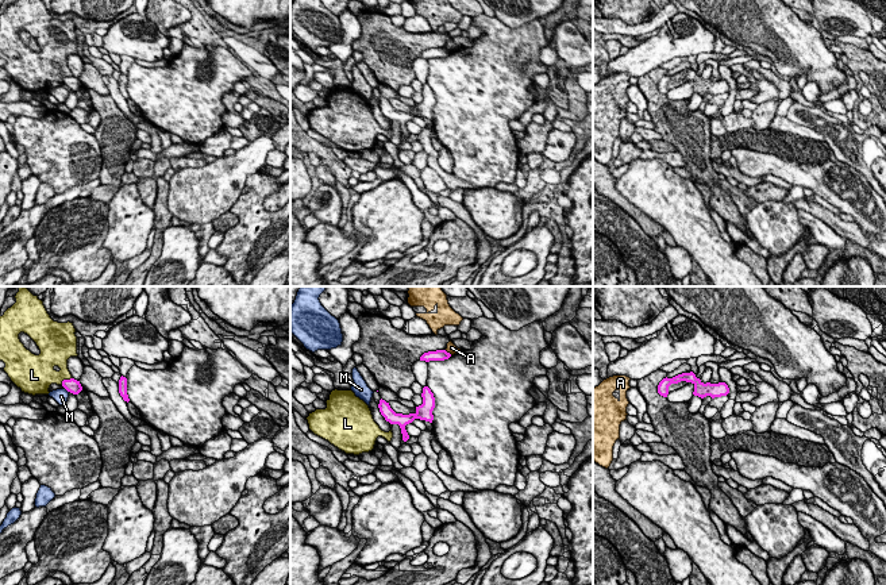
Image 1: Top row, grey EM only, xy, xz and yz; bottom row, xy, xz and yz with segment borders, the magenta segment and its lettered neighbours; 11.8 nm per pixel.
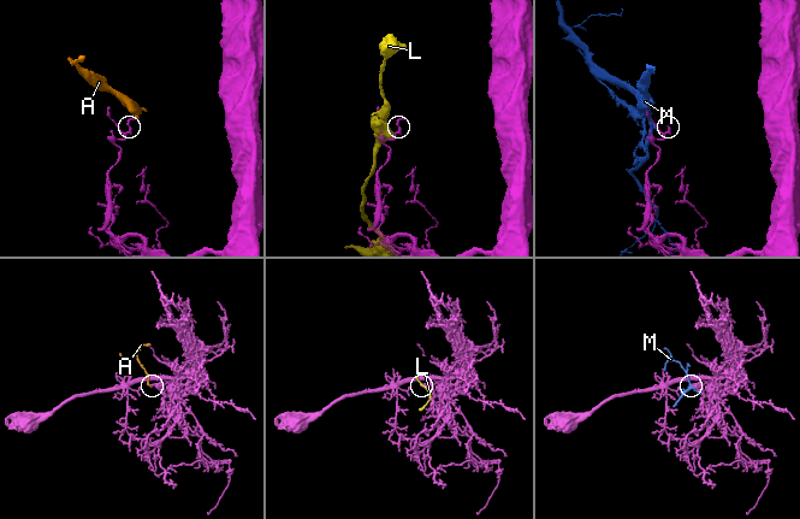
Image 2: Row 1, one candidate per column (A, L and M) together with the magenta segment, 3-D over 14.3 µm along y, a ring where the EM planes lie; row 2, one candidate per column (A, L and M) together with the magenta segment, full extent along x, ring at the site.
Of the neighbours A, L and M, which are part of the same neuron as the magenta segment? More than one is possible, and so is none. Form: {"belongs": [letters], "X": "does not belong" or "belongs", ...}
{"belongs": [], "A": "does not belong", "L": "does not belong", "M": "does not belong"}

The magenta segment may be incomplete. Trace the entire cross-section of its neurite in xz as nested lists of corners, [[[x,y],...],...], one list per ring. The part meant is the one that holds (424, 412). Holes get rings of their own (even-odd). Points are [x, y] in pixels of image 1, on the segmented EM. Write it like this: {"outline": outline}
{"outline": [[[428,386],[423,388],[421,397],[423,397],[423,404],[416,407],[415,413],[409,413],[409,415],[396,413],[390,408],[389,403],[386,403],[382,399],[380,400],[378,408],[380,408],[381,415],[390,424],[398,424],[400,426],[404,442],[407,442],[409,439],[409,435],[405,430],[407,424],[412,423],[415,419],[425,420],[429,423],[432,423],[432,420],[434,420],[432,411],[435,408],[435,397],[434,397],[434,393],[431,392],[431,389]]]}

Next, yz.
{"outline": [[[693,372],[690,373],[682,373],[678,374],[673,378],[663,378],[659,385],[658,385],[658,393],[663,397],[667,397],[669,395],[669,386],[671,384],[678,384],[681,381],[692,382],[694,385],[694,396],[698,396],[701,399],[710,396],[712,399],[714,397],[721,397],[727,396],[729,393],[729,388],[725,382],[719,382],[719,384],[710,384],[706,382],[704,384],[700,378],[696,377]]]}

